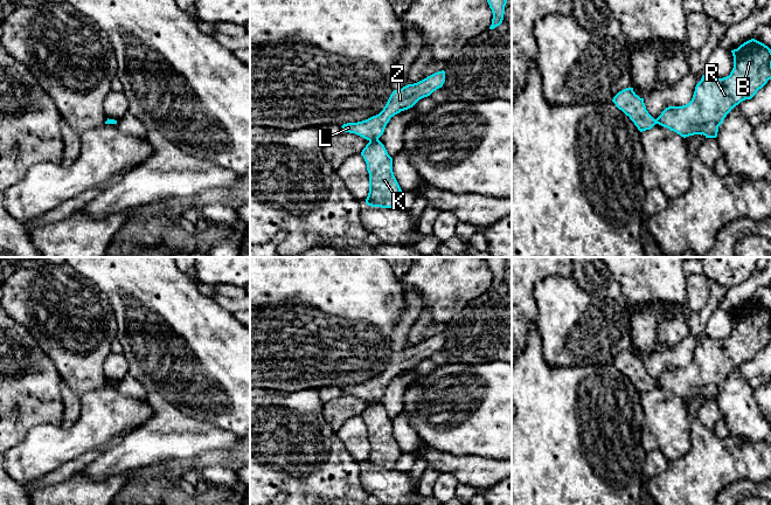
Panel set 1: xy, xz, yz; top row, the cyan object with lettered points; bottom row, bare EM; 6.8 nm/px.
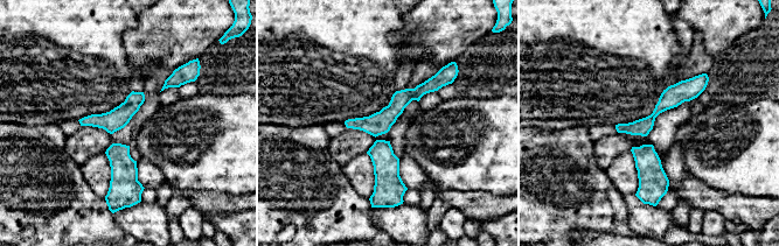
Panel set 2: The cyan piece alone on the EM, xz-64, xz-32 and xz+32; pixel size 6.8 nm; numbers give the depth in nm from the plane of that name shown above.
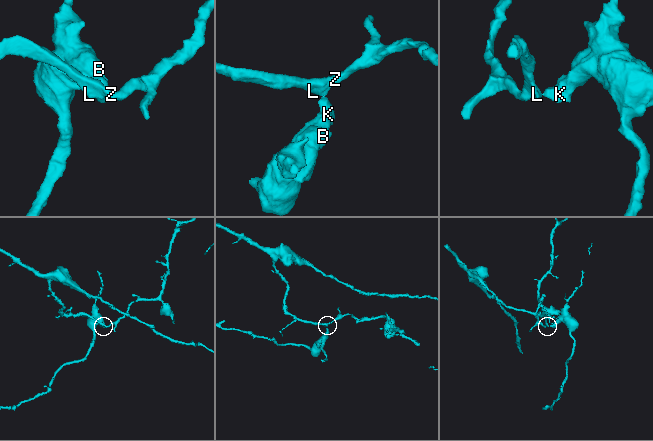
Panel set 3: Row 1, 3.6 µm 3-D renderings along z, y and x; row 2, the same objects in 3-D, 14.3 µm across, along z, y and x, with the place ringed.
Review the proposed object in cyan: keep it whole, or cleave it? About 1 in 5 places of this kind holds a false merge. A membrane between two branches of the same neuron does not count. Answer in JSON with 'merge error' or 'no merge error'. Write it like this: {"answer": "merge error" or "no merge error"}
{"answer": "merge error"}

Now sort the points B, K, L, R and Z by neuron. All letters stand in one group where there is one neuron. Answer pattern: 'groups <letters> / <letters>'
groups B K R / L Z

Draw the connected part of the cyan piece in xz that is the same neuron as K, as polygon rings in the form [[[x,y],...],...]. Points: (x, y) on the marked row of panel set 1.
[[[369,140],[361,155],[369,173],[366,203],[371,207],[393,208],[402,192],[393,172],[393,158],[380,140]]]

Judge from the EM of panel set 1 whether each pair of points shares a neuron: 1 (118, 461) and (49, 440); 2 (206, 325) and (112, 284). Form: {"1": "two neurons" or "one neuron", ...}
{"1": "two neurons", "2": "one neuron"}

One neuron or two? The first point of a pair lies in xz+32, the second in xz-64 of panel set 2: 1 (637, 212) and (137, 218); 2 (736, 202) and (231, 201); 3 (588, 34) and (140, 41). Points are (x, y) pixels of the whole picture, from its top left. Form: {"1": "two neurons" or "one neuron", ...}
{"1": "one neuron", "2": "one neuron", "3": "two neurons"}

